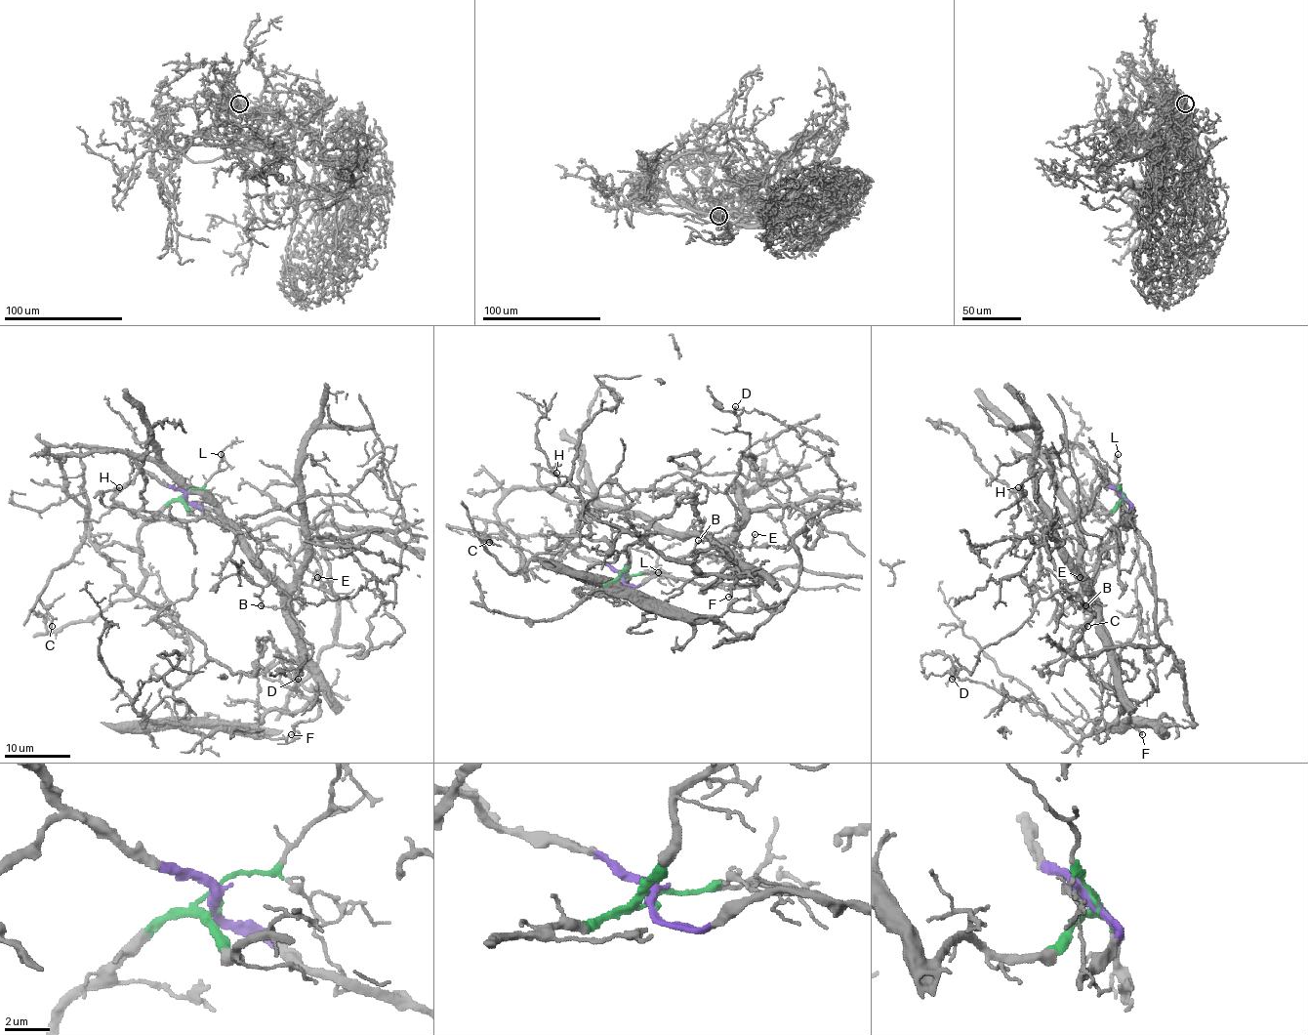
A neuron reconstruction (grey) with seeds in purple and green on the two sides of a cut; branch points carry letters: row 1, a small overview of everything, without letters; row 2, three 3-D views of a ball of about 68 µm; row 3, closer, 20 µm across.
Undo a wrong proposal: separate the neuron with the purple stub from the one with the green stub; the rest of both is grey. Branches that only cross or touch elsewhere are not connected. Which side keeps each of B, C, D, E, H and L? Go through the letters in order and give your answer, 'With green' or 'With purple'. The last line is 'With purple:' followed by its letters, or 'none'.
B: With green
C: With green
D: With green
E: With green
H: With purple
L: With green
With purple: H

